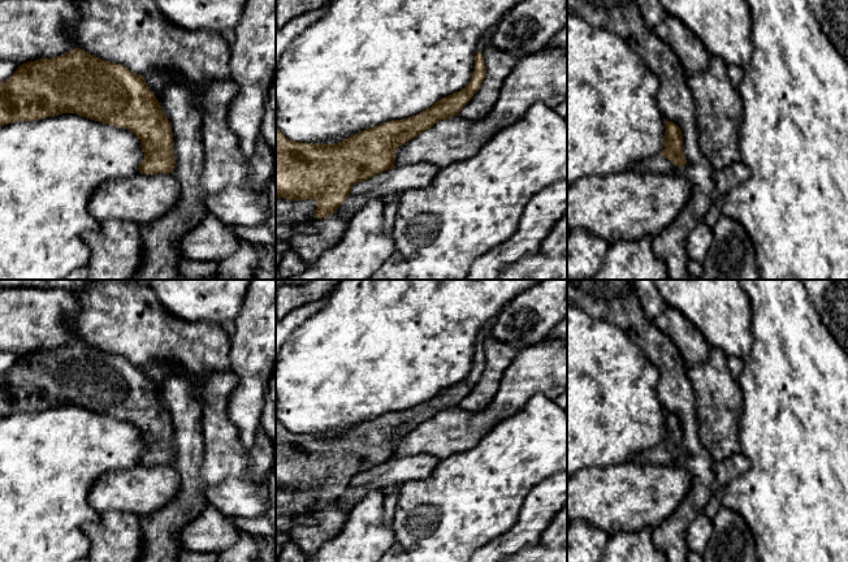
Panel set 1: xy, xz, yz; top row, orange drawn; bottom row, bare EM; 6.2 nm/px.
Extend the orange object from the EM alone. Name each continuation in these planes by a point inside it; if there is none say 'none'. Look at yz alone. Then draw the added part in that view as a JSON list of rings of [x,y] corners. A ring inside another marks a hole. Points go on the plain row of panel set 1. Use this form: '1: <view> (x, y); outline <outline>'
1: yz (657, 455); outline [[[657,446],[644,451],[632,454],[628,462],[635,462],[640,464],[667,464],[671,466],[676,462],[676,457],[666,450],[663,446]]]

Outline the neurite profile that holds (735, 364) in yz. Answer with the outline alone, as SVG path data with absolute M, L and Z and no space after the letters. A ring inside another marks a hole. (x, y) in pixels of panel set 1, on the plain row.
M727 356L727 364L732 373L732 377L737 380L737 377L744 369L743 359L736 356Z

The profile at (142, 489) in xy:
M138 464L100 475L88 503L100 514L108 510L143 516L161 510L179 493L181 479L172 464Z

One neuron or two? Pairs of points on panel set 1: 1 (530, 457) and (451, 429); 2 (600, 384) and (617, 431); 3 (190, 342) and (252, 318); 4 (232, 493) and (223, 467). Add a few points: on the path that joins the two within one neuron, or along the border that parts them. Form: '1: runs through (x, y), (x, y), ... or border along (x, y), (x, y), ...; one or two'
1: border along (502, 419), (474, 446), (453, 454); two
2: runs through (600, 396), (600, 414), (605, 419); one
3: border along (229, 337), (230, 368); two
4: border along (256, 481), (226, 478), (217, 484), (207, 485); two

